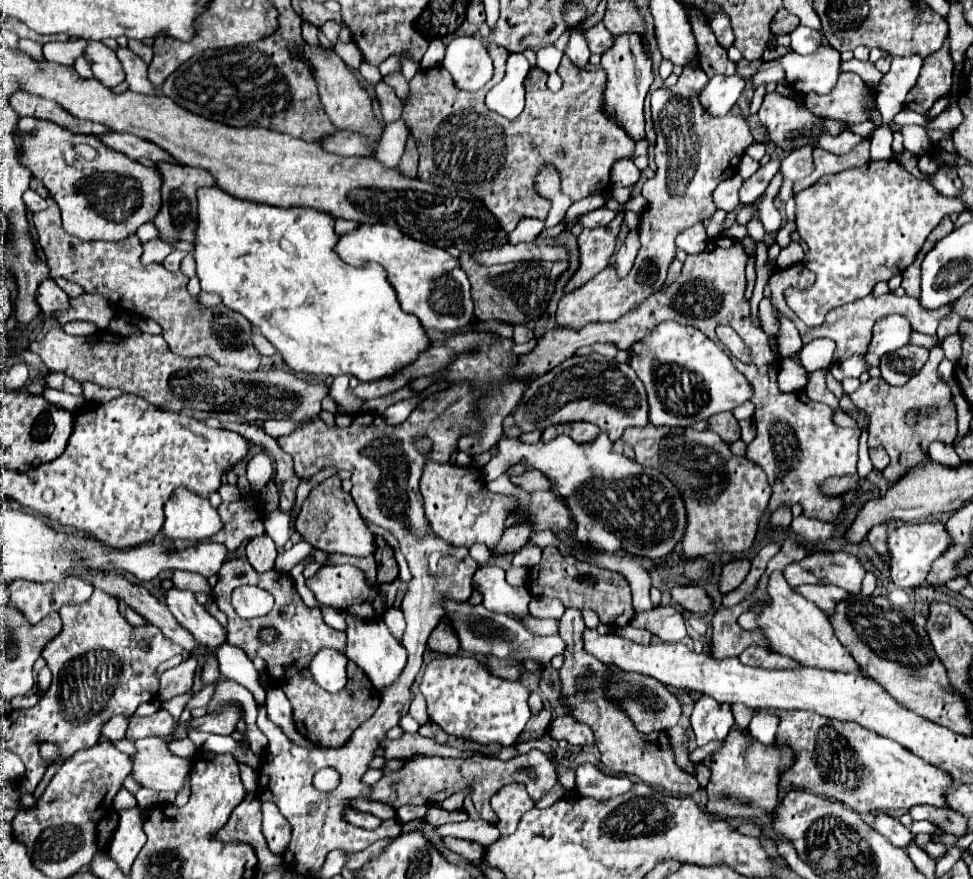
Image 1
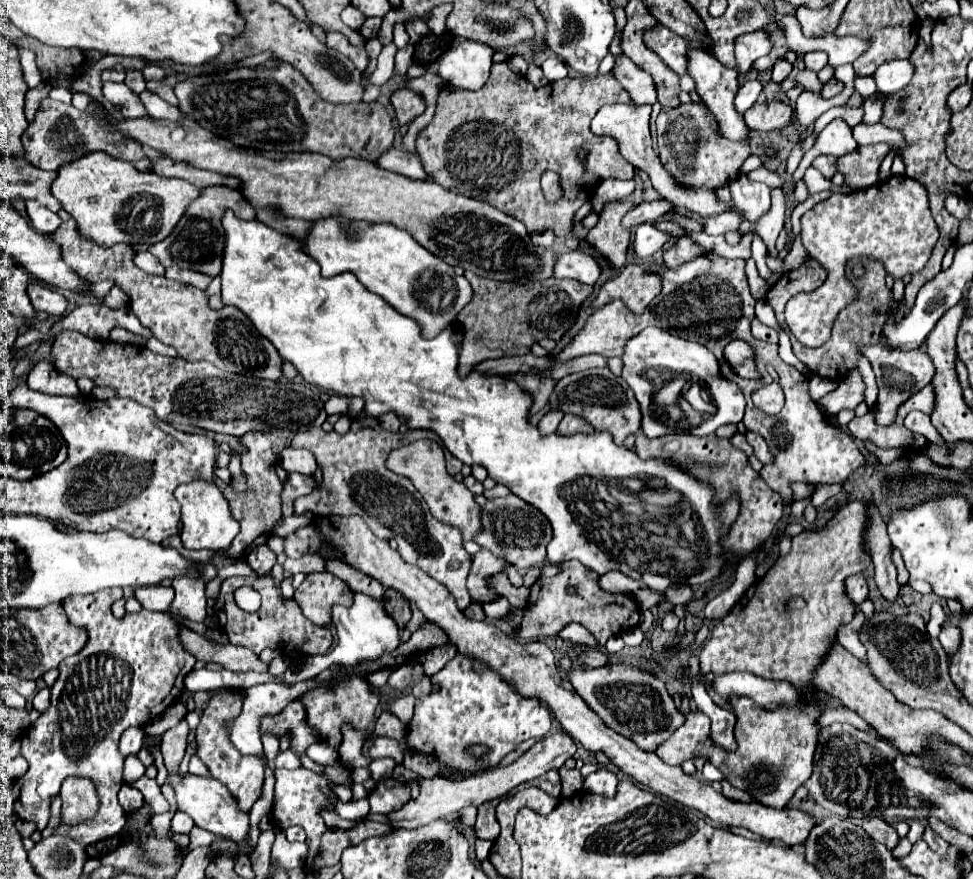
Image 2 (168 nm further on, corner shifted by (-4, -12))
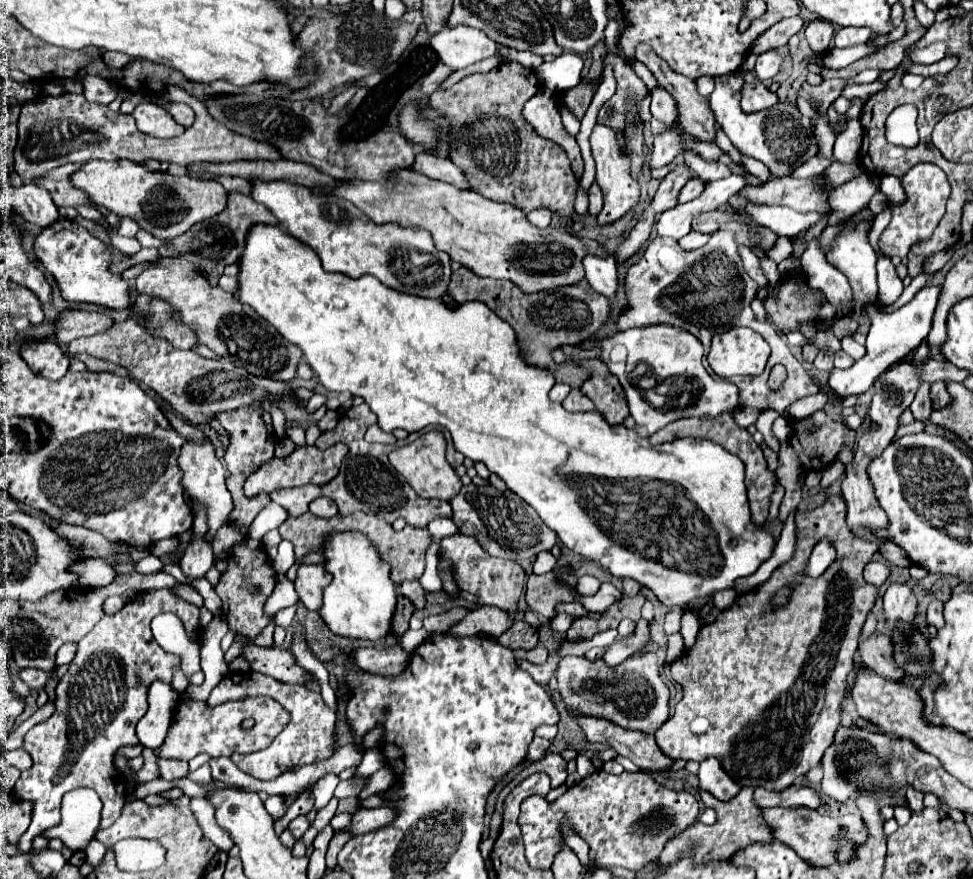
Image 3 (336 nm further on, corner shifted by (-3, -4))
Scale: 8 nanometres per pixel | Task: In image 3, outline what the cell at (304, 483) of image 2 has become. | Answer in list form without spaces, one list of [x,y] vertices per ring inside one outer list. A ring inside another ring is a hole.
[[[337,443],[337,445],[333,445],[325,451],[321,451],[313,445],[311,447],[297,447],[289,457],[283,457],[283,459],[273,457],[273,461],[263,463],[255,473],[251,473],[245,479],[245,493],[251,497],[253,493],[259,493],[259,491],[271,493],[271,491],[277,491],[277,489],[283,489],[283,487],[303,487],[303,485],[309,485],[309,483],[325,485],[325,483],[329,483],[331,479],[337,477],[341,461],[347,453],[349,453],[349,447],[343,445],[343,443]]]

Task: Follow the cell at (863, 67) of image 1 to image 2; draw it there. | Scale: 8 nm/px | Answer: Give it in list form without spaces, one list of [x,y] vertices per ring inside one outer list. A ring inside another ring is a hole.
[[[832,77],[828,83],[824,83],[824,87],[822,87],[822,97],[824,99],[830,99],[830,97],[836,97],[836,95],[840,95],[842,91],[844,91],[844,83],[842,81],[838,81],[836,77]]]

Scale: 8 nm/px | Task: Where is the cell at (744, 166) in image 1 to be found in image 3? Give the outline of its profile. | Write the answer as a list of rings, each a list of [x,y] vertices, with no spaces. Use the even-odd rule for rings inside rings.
[[[813,157],[813,159],[809,159],[809,161],[805,161],[803,165],[799,165],[793,173],[791,173],[791,177],[813,177],[813,175],[819,175],[821,171],[825,171],[829,165],[833,163],[833,159],[829,159],[829,157]]]

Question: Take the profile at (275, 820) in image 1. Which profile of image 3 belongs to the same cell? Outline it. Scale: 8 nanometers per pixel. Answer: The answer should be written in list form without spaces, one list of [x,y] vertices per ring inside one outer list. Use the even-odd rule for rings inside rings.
[[[297,817],[297,819],[293,819],[293,821],[289,823],[288,829],[295,839],[301,839],[303,833],[309,829],[309,821],[307,821],[307,817]]]

